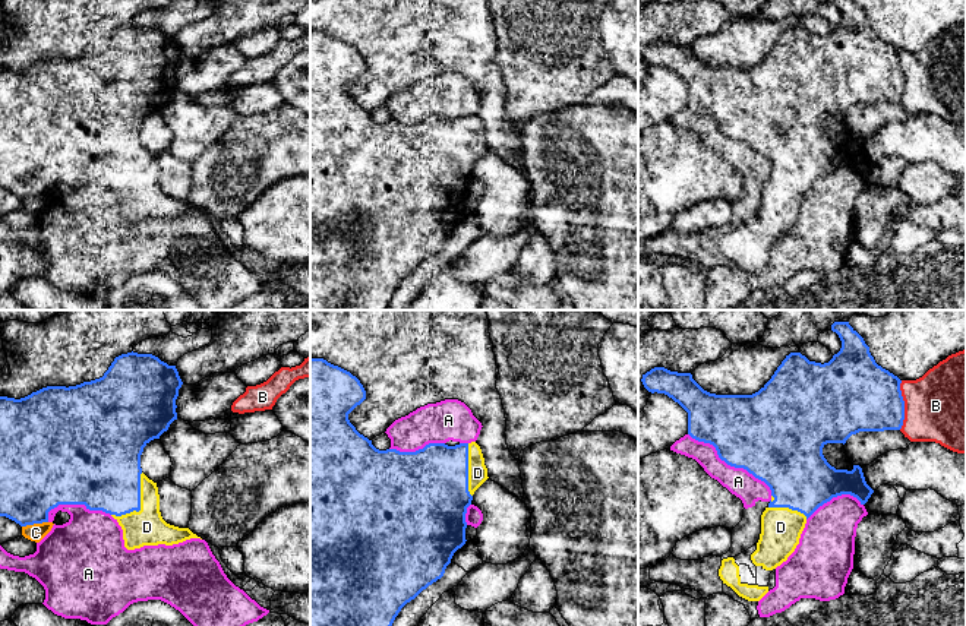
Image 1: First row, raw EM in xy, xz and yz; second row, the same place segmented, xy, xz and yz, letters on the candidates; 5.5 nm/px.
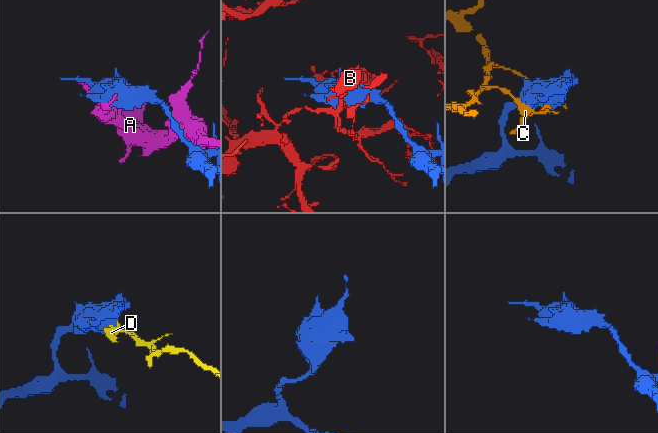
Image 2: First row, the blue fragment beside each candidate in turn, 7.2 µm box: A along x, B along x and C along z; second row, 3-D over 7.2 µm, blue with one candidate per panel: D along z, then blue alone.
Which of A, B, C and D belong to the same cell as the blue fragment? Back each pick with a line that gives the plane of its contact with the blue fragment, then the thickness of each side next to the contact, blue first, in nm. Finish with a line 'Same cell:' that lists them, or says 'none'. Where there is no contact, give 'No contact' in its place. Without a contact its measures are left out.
D: Touches blue in xy. Thickness 380 nm (blue) against 200 nm
Same cell: D

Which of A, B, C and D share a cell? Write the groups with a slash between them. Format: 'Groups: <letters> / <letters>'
Groups: A / B / C / D

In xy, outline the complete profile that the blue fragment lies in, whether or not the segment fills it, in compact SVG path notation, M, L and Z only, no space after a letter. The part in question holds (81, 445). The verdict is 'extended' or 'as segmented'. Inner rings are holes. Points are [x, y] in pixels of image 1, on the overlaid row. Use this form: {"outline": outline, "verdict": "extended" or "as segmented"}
{"outline": "M132 351L116 357L100 379L69 388L47 386L20 399L0 396L0 516L26 527L48 522L48 512L59 505L85 505L89 510L110 513L119 522L127 550L201 538L189 528L162 519L157 483L141 468L143 448L177 420L176 399L181 385L176 366L152 354Z", "verdict": "extended"}

